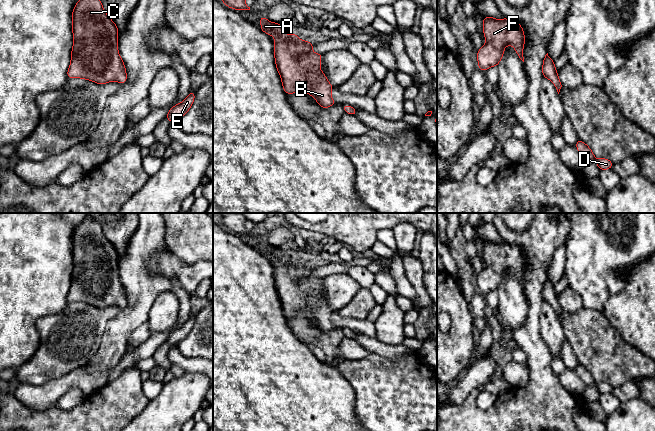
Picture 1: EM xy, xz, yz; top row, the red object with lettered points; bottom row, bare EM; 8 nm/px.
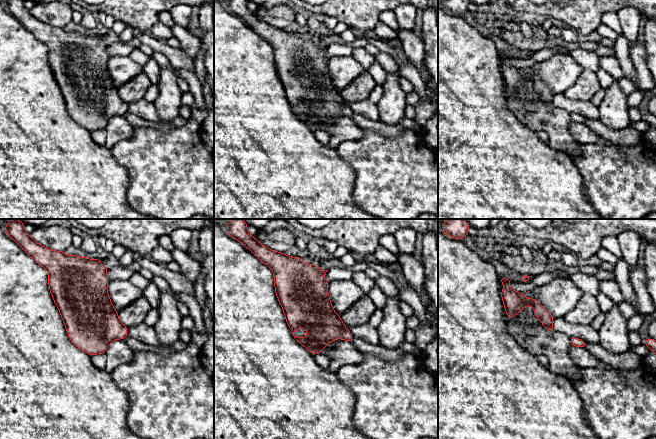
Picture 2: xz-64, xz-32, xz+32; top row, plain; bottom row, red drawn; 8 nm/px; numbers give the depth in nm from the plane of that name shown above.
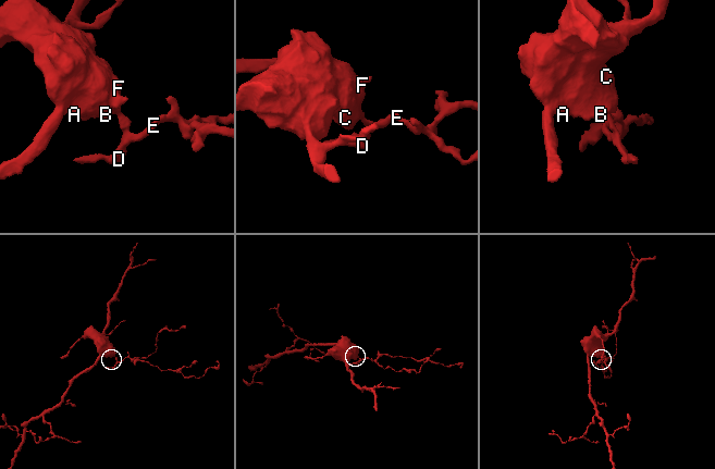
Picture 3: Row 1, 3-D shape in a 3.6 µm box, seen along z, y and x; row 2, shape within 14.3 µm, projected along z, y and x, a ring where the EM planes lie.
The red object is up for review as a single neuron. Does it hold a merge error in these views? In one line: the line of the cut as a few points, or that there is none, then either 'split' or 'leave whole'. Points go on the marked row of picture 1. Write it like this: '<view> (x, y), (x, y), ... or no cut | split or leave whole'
no cut | leave whole

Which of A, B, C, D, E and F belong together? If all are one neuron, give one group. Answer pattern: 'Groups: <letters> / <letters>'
Groups: A B C D E F

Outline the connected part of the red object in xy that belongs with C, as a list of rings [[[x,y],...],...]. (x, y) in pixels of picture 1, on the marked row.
[[[79,0],[72,13],[73,48],[67,72],[69,78],[83,78],[100,85],[111,81],[125,83],[126,69],[118,53],[118,28],[103,10],[100,0]]]

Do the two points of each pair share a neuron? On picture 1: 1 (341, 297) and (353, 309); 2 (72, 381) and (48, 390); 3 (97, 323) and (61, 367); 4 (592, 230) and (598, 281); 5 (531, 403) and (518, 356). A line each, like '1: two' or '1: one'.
1: two
2: one
3: one
4: one
5: two

